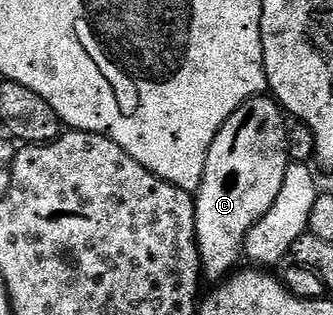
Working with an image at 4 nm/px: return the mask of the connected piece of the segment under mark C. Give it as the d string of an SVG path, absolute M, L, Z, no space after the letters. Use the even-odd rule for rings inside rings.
M260 96L237 108L237 112L225 120L221 132L217 132L205 160L203 179L194 195L195 231L204 279L226 279L240 265L247 233L267 215L283 191L289 177L288 129L283 107L274 97Z

